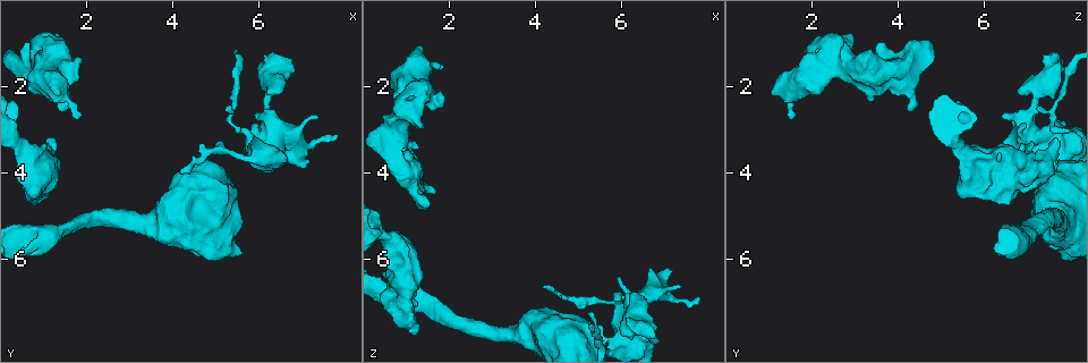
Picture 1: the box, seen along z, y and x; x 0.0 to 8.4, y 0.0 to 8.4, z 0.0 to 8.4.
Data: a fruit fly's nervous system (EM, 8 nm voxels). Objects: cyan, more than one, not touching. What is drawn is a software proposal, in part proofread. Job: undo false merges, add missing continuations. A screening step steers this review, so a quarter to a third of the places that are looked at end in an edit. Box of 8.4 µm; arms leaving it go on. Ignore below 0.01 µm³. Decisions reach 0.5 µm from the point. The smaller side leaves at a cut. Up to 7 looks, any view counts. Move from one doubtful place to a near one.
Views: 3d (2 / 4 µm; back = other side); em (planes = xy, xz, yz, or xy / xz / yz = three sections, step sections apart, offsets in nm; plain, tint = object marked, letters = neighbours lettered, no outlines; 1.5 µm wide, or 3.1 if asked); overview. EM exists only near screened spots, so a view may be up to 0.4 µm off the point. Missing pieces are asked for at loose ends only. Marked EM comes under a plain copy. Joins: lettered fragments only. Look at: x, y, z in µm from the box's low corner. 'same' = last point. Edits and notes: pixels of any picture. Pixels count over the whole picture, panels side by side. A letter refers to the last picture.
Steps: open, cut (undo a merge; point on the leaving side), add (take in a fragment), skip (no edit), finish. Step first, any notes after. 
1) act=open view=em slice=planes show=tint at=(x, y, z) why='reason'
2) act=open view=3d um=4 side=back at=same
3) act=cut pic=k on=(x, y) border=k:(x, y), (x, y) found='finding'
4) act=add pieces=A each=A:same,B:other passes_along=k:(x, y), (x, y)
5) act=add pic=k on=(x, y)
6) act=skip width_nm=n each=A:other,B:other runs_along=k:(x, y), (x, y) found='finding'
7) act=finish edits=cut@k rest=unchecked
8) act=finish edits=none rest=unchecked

act=open view=em slice=planes show=tint at=(1.15, 3.25, 7.70) why='free end'

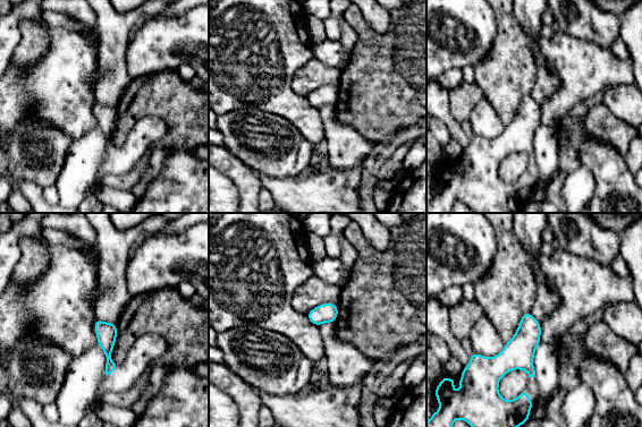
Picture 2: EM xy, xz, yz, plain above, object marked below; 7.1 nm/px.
act=open view=em slice=planes show=letters at=same

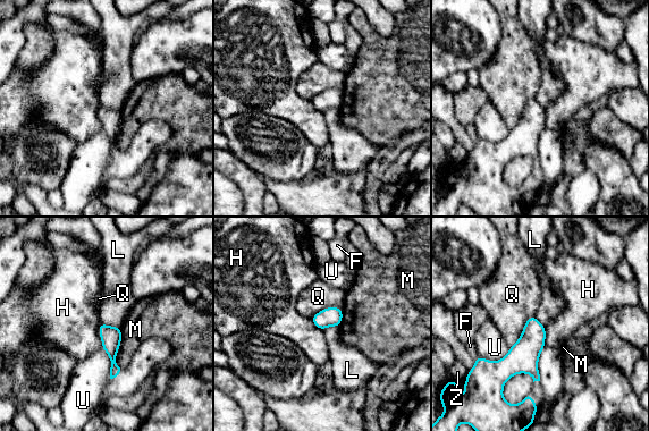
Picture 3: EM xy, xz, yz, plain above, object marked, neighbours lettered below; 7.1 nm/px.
act=skip longest_contact=M:300nm each=F:other,H:other,L:other,M:other,Q:other,U:other,Z:other found='none of them fits'

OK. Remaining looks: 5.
act=open view=em slice=planes show=letters at=(1.25, 2.40, 3.45)

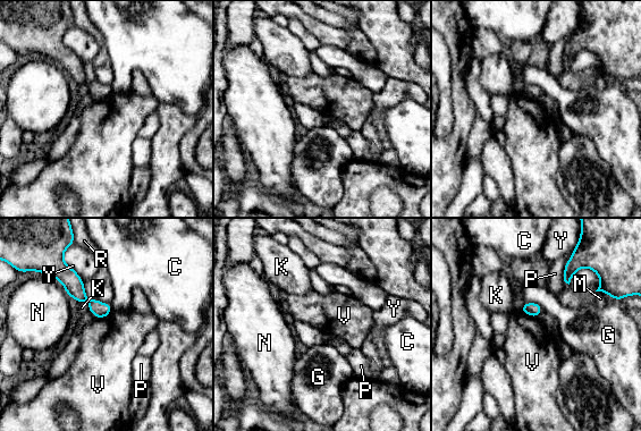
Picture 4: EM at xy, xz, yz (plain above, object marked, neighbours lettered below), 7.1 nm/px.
act=skip each=C:other,G:other,K:other,M:other,N:other,P:other,R:other,V:other,Y:other runs_along=4:(59, 277), (99, 310), (108, 310) found='no lettered fragment goes on from it'

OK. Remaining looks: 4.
act=open view=3d um=4 at=(1.35, 2.15, 1.05) why='an open end'

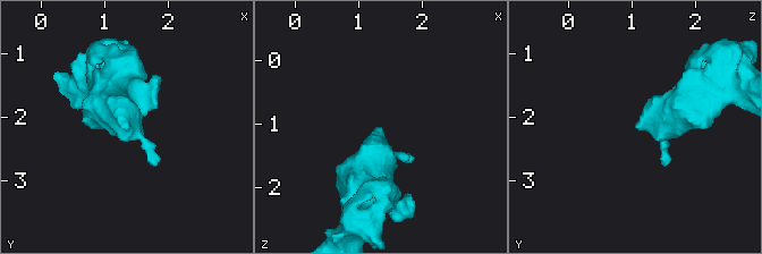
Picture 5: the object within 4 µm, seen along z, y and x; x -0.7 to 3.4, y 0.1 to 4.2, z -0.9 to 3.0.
act=open view=em slice=planes show=letters at=(1.35, 2.10, 1.10)

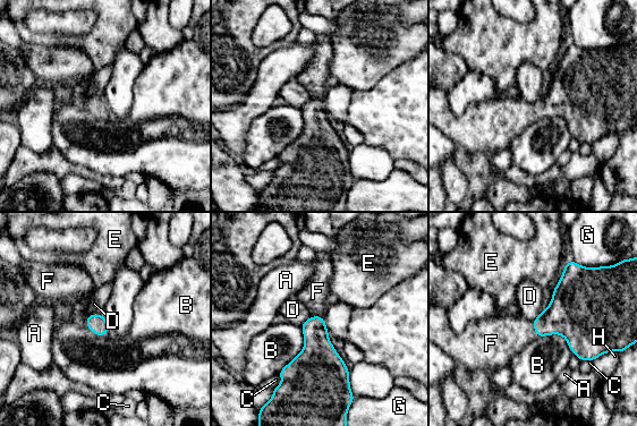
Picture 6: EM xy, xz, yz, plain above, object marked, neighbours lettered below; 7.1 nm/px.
act=add pieces=F each=A:other,B:other,C:other,D:other,E:other,F:same,G:other,H:other found='it goes on there'

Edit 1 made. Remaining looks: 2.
act=finish edits=add@6 rest=unchecked

